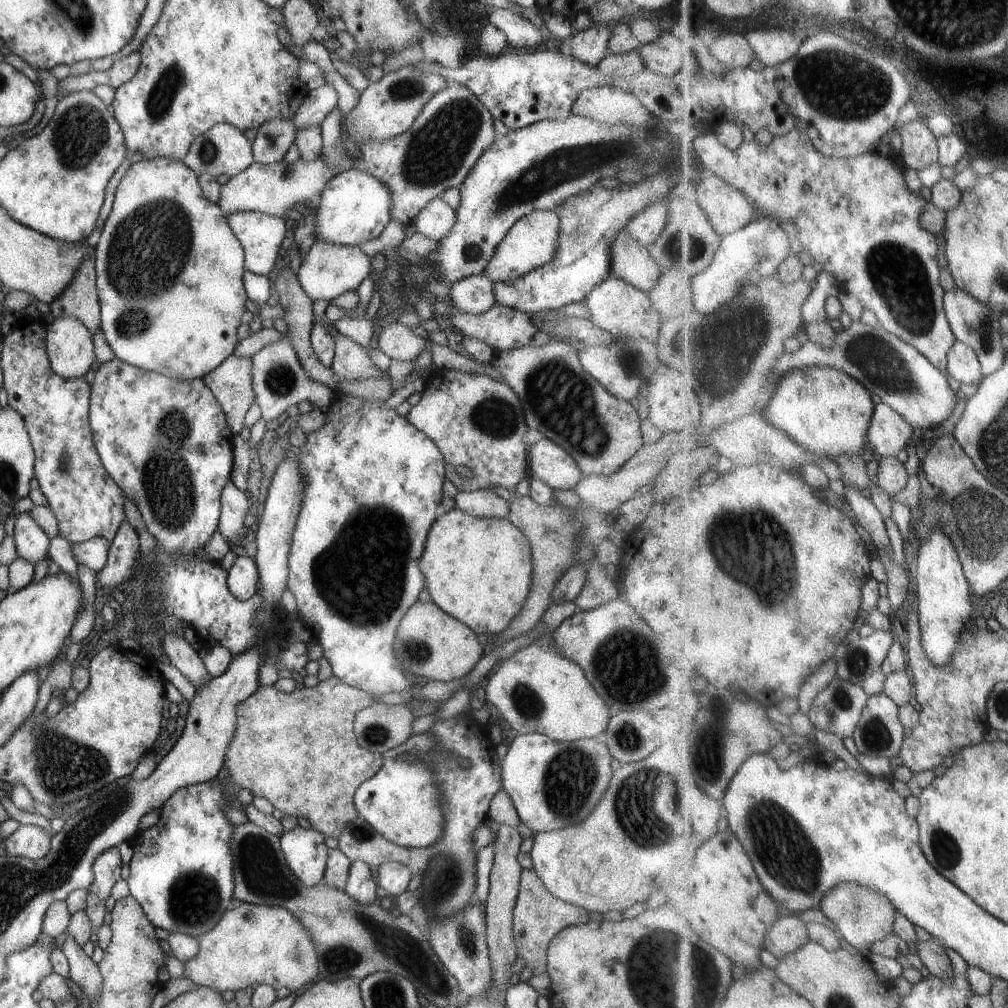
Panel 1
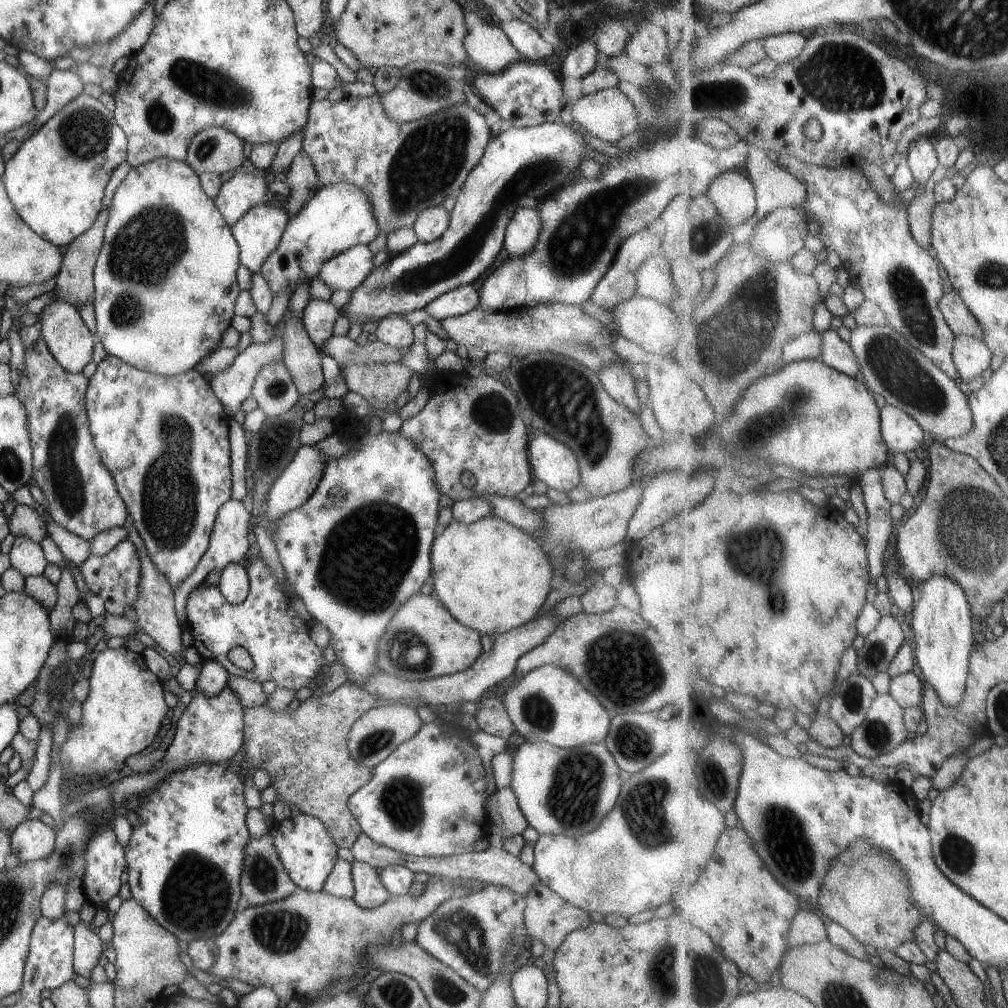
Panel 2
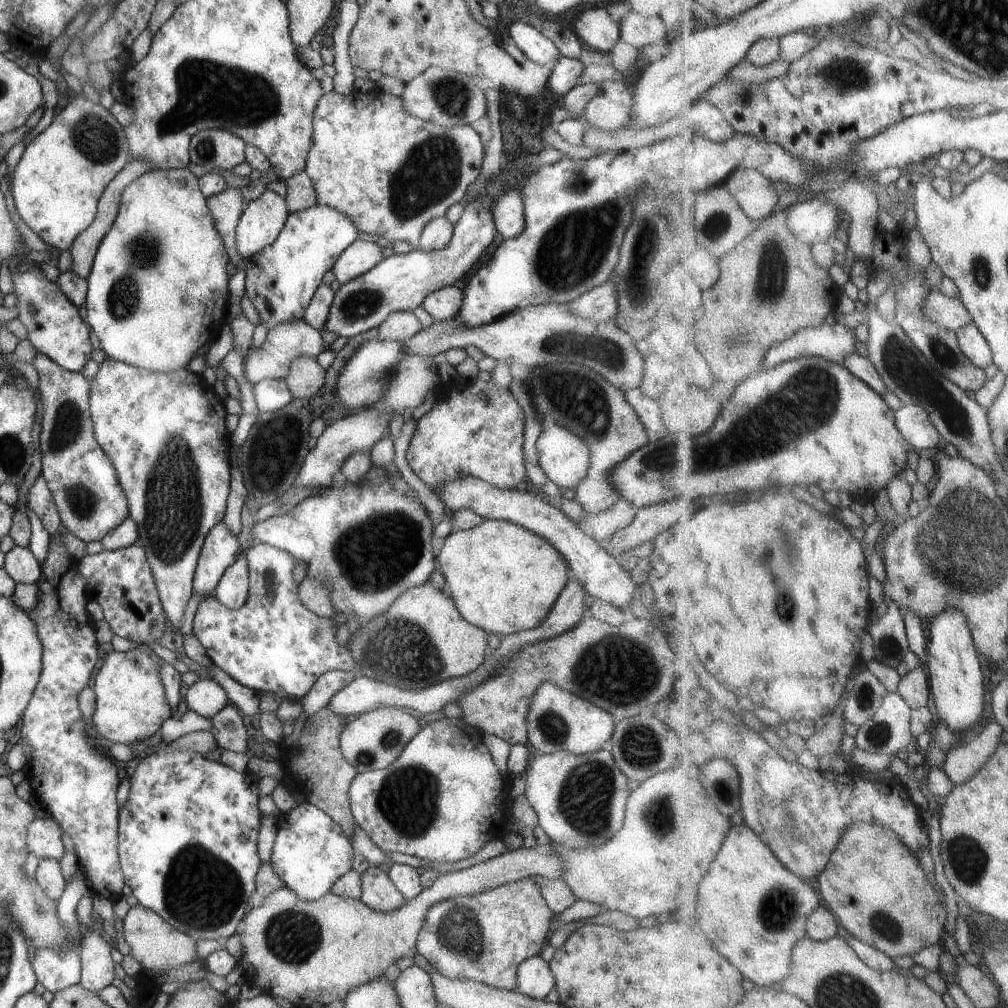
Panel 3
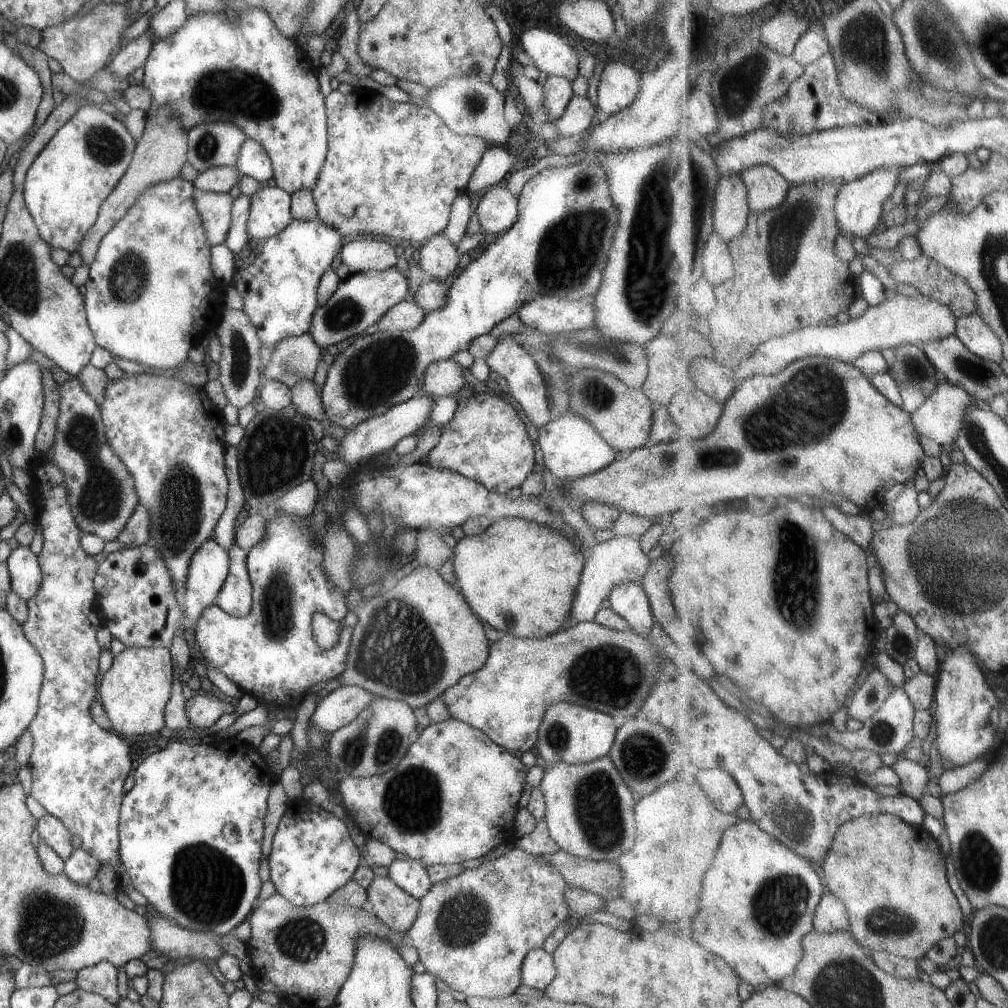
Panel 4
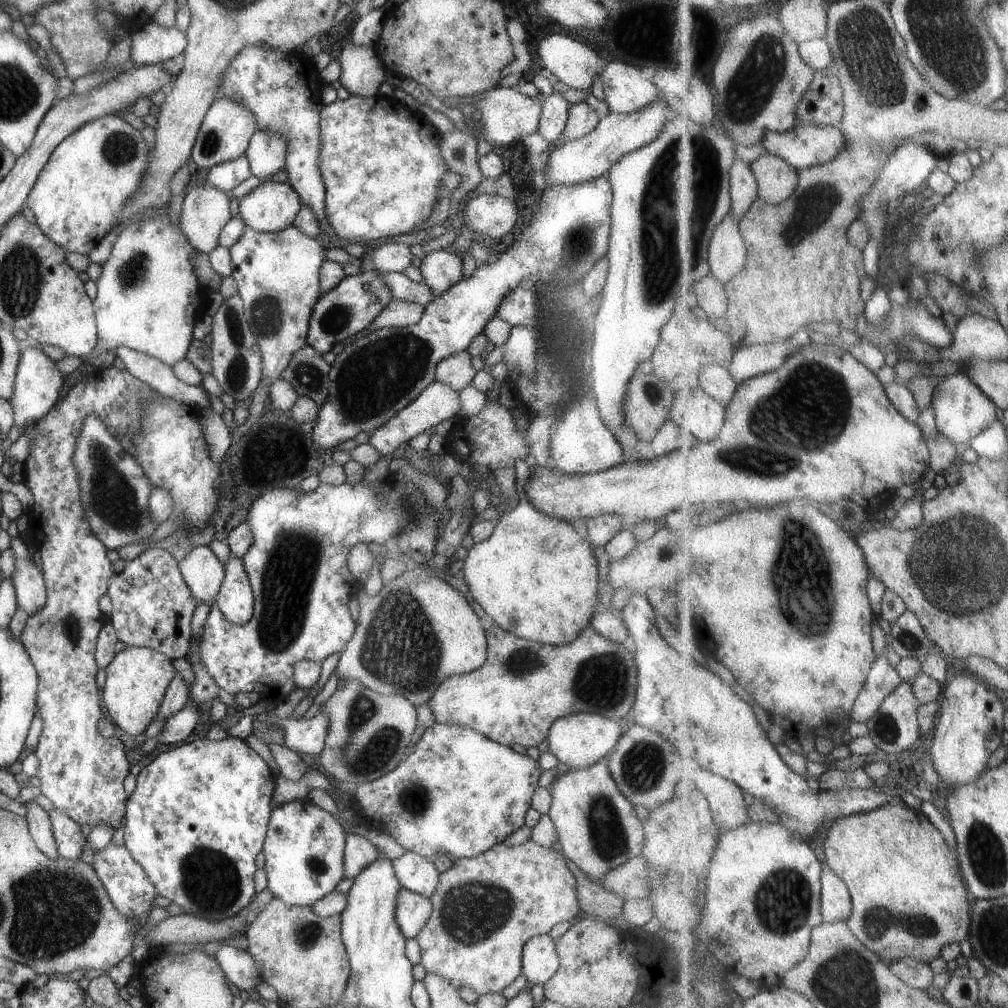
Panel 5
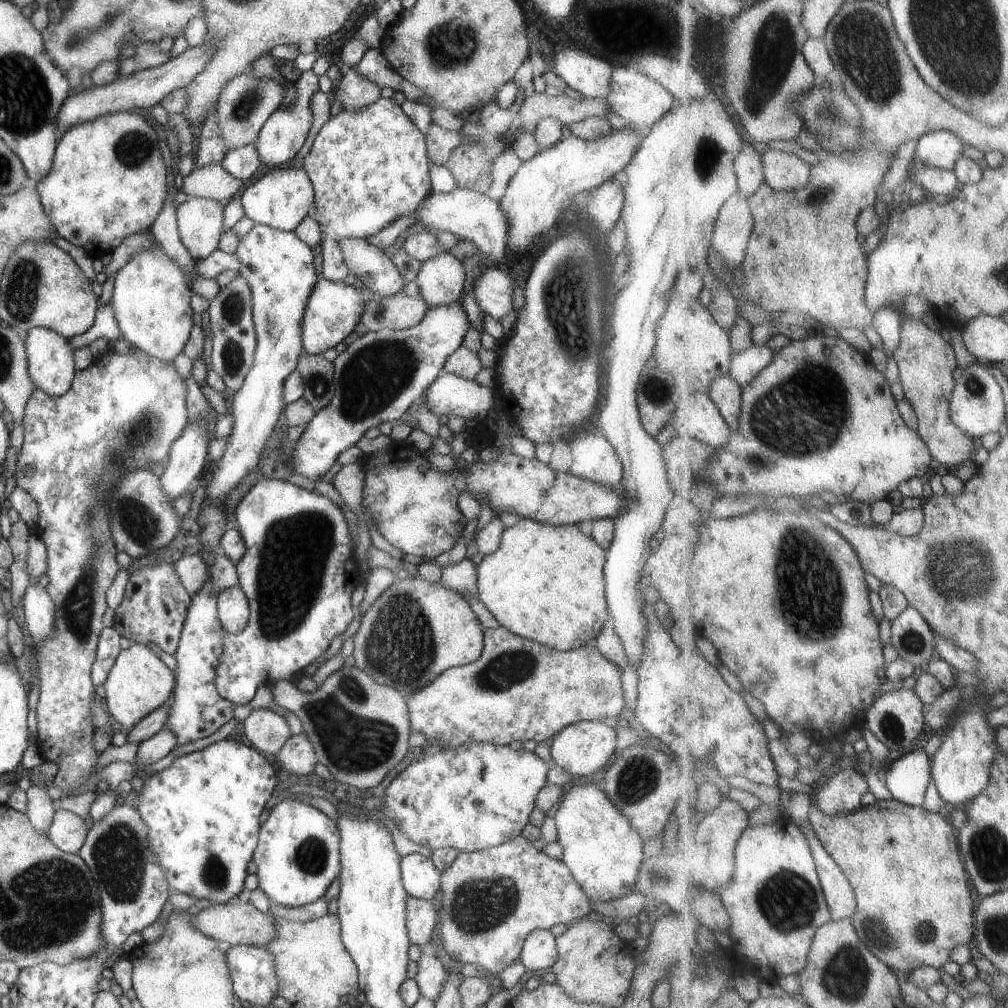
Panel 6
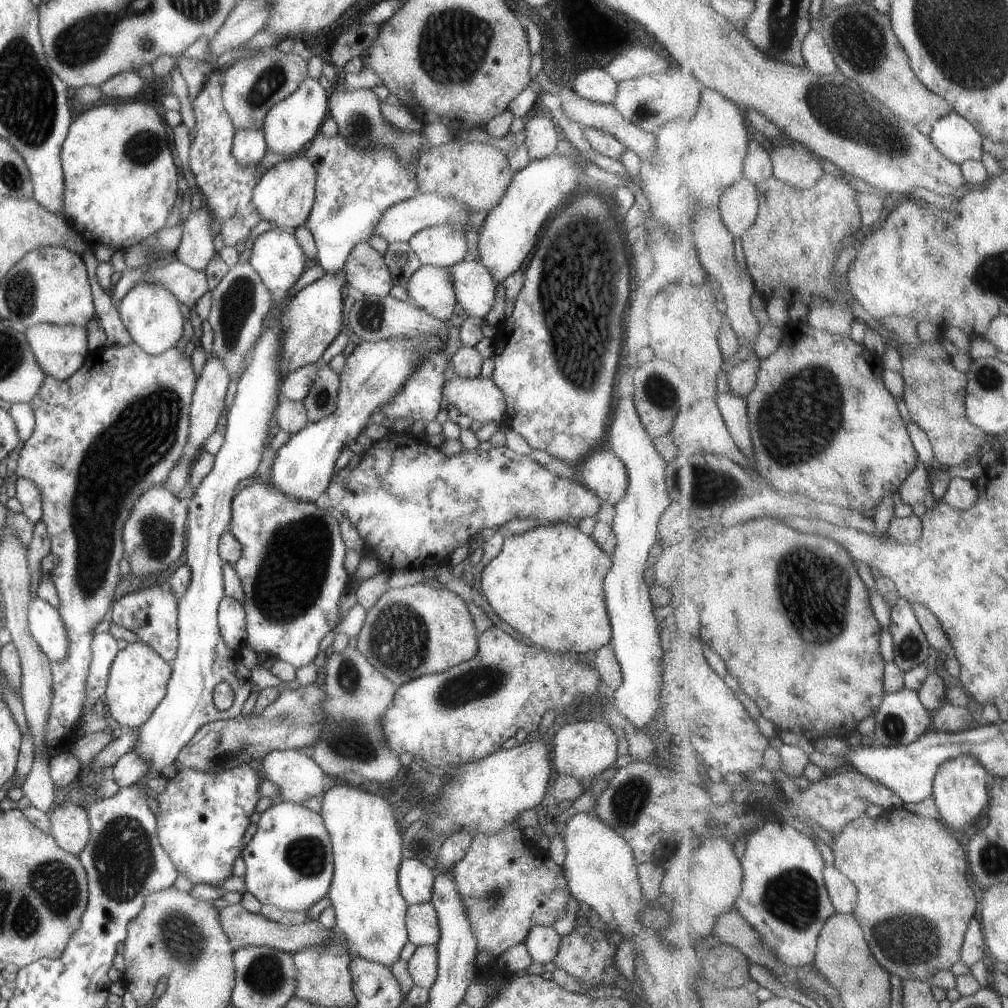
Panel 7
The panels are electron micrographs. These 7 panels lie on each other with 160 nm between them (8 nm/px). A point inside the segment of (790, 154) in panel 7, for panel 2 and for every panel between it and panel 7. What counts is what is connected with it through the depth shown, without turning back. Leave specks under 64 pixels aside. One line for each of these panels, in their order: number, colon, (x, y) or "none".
2: (734, 193)
3: (755, 192)
4: (767, 188)
5: (778, 179)
6: (785, 171)

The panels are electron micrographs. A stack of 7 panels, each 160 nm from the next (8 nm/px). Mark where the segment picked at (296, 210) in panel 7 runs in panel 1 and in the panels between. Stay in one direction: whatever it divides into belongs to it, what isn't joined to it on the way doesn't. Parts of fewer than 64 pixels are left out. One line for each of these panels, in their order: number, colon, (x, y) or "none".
1: (260, 236)
2: (256, 232)
3: (261, 220)
4: (269, 209)
5: (271, 206)
6: (281, 198)

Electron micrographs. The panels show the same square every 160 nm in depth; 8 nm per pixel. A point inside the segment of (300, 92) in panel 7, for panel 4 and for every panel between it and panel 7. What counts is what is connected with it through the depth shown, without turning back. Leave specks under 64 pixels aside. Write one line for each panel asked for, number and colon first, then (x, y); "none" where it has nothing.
4: (252, 160)
5: (265, 151)
6: (280, 137)

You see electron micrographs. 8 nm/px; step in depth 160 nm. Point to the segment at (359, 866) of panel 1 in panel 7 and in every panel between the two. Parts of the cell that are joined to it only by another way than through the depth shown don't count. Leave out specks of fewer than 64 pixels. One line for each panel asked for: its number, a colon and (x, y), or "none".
2: (368, 893)
3: (378, 893)
4: (390, 904)
5: (412, 910)
6: (420, 915)
7: (421, 921)

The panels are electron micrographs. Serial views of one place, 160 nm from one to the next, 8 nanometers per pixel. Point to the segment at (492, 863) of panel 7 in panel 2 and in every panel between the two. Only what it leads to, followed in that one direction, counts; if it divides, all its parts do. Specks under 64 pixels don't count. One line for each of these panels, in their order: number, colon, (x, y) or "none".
2: (468, 934)
3: (482, 937)
4: (472, 930)
5: (484, 908)
6: (491, 899)

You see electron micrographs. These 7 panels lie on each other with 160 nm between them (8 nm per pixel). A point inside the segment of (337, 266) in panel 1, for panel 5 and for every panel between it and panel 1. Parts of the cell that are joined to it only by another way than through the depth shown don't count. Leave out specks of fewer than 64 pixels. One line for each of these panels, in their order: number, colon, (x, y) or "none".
2: (345, 271)
3: (359, 256)
4: (359, 255)
5: (395, 256)

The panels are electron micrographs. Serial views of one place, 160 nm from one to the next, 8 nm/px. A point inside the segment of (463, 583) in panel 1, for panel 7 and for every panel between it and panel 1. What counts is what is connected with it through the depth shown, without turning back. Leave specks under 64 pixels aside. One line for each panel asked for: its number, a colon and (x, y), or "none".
2: (491, 576)
3: (503, 578)
4: (519, 576)
5: (536, 577)
6: (544, 583)
7: (546, 583)

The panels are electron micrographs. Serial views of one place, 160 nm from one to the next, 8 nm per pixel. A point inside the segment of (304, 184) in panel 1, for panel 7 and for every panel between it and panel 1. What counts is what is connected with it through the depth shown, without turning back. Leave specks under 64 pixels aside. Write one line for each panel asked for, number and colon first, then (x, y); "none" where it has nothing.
2: (242, 191)
3: (226, 206)
4: (213, 208)
5: (205, 209)
6: (198, 220)
7: (195, 249)

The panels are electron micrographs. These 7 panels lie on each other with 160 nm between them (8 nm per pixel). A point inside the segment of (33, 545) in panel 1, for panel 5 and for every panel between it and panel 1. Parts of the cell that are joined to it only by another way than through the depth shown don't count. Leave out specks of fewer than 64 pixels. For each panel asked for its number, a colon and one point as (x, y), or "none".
2: (25, 555)
3: (21, 566)
4: (22, 565)
5: (30, 591)

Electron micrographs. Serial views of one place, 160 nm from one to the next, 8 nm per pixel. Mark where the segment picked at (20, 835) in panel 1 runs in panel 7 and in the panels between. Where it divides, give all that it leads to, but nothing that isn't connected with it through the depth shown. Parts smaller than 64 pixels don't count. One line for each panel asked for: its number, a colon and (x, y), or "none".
2: (32, 840)
3: (43, 837)
4: (51, 831)
5: (68, 839)
6: (67, 831)
7: (69, 825)

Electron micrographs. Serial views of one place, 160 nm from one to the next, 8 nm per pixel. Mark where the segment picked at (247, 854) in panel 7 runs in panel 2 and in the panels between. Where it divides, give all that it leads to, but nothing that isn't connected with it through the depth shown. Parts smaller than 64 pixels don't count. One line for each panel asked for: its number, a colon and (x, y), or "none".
2: (302, 843)
3: (310, 851)
4: (311, 855)
5: (303, 847)
6: (296, 856)

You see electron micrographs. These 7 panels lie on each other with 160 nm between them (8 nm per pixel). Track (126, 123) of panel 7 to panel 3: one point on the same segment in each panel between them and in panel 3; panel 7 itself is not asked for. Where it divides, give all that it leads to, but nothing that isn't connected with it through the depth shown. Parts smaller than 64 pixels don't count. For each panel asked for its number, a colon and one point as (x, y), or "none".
3: (55, 185)
4: (73, 173)
5: (77, 195)
6: (108, 179)

